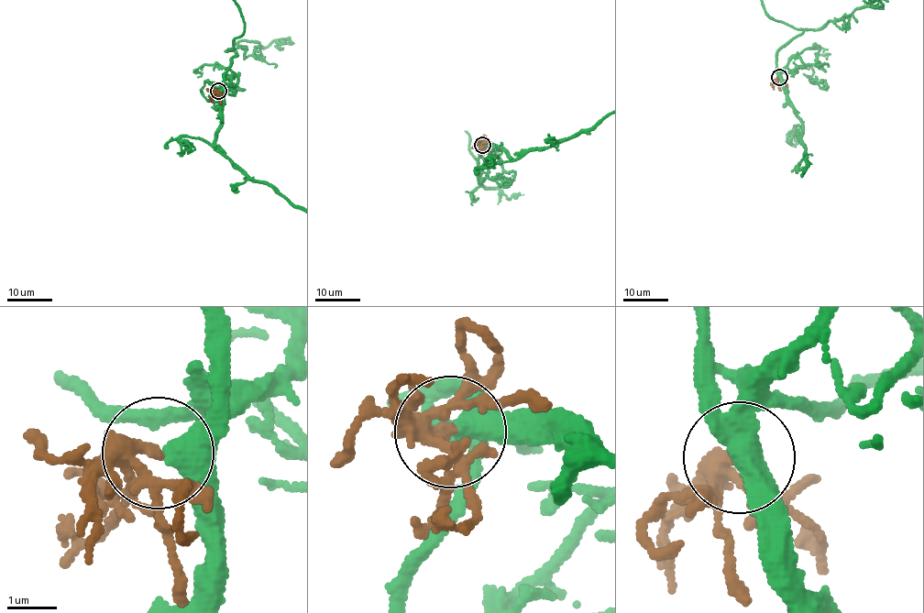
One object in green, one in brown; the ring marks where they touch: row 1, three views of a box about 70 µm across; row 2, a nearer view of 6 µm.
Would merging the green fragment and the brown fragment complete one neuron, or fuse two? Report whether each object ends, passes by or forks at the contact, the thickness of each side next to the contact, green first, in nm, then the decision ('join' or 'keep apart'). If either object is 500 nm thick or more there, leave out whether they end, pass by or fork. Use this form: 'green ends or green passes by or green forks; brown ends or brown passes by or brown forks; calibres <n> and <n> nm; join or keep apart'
green passes by; brown forks; calibres 400 and 200 nm; join

